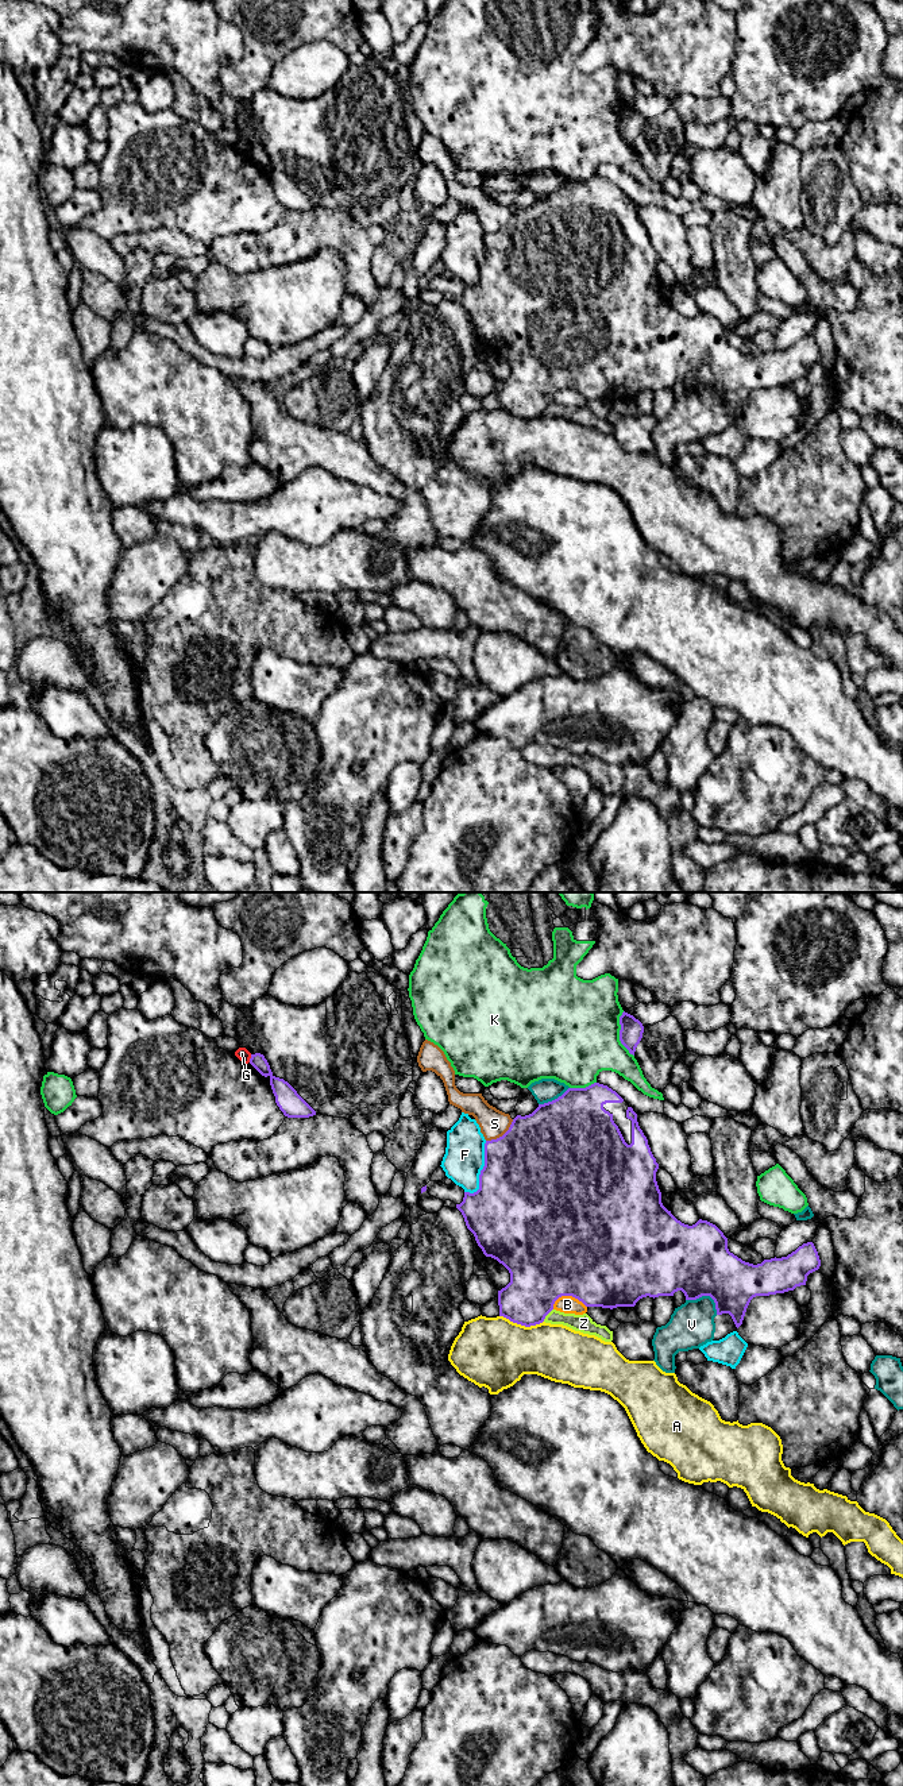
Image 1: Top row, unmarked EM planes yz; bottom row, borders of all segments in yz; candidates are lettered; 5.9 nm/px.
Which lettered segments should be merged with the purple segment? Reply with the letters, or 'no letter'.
no letter

